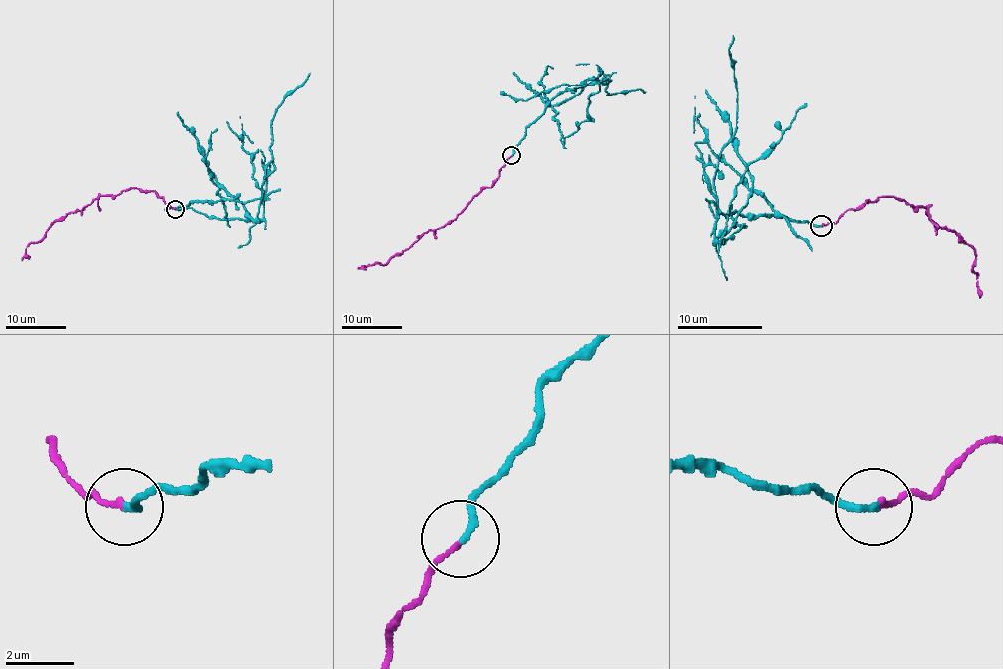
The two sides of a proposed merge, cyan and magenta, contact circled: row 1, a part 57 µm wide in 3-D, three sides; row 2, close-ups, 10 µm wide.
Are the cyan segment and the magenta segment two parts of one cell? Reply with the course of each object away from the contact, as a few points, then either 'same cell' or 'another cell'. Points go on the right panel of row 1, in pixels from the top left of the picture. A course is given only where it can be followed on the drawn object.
cyan via (820, 226), (718, 211), (714, 239), (731, 226), (748, 201), (752, 175), (738, 152), (731, 124), (706, 90) | magenta via (823, 226), (867, 201), (895, 196), (912, 207), (925, 207), (931, 220), (952, 230), (974, 249), (980, 298) | another cell

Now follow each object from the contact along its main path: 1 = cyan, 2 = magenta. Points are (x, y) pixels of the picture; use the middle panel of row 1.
1: (512, 154), (525, 129), (560, 92), (595, 82), (589, 79), (581, 91), (563, 103), (550, 106), (513, 73)
2: (512, 156), (495, 182), (489, 188), (483, 188), (453, 220), (425, 233), (386, 264), (357, 268)

